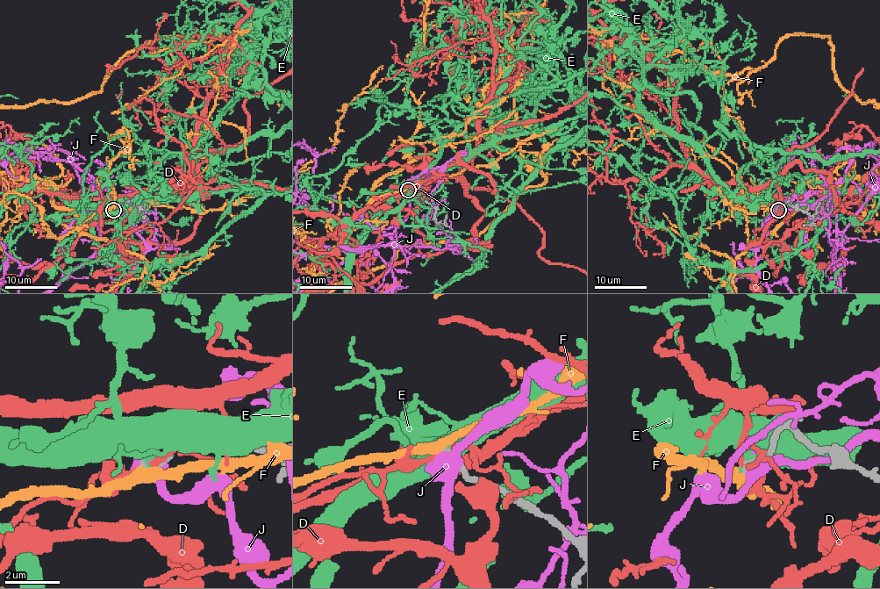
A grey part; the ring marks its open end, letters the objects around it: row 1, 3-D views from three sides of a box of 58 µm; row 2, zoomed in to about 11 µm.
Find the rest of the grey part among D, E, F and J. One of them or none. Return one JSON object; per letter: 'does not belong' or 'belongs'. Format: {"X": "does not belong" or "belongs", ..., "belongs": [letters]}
{"D": "does not belong", "E": "does not belong", "F": "belongs", "J": "does not belong", "belongs": ["F"]}

